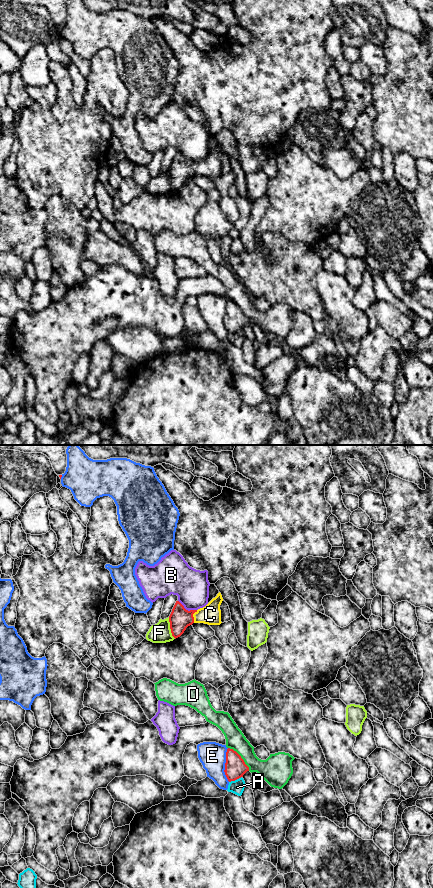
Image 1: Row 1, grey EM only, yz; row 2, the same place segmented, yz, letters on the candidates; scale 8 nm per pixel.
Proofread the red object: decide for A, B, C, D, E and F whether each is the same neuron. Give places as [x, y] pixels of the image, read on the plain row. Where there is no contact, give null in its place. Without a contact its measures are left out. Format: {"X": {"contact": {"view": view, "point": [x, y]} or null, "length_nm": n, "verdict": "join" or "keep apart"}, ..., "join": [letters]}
{"A": {"contact": {"view": "yz", "point": [235, 331]}, "length_nm": 120, "verdict": "keep apart"}, "B": {"contact": {"view": "yz", "point": [187, 162]}, "length_nm": 170, "verdict": "keep apart"}, "C": {"contact": {"view": "yz", "point": [192, 168]}, "length_nm": 110, "verdict": "join"}, "D": {"contact": {"view": "yz", "point": [240, 309]}, "length_nm": 260, "verdict": "keep apart"}, "E": {"contact": {"view": "yz", "point": [225, 317]}, "length_nm": 280, "verdict": "keep apart"}, "F": {"contact": {"view": "yz", "point": [170, 180]}, "length_nm": 190, "verdict": "keep apart"}, "join": ["C"]}

